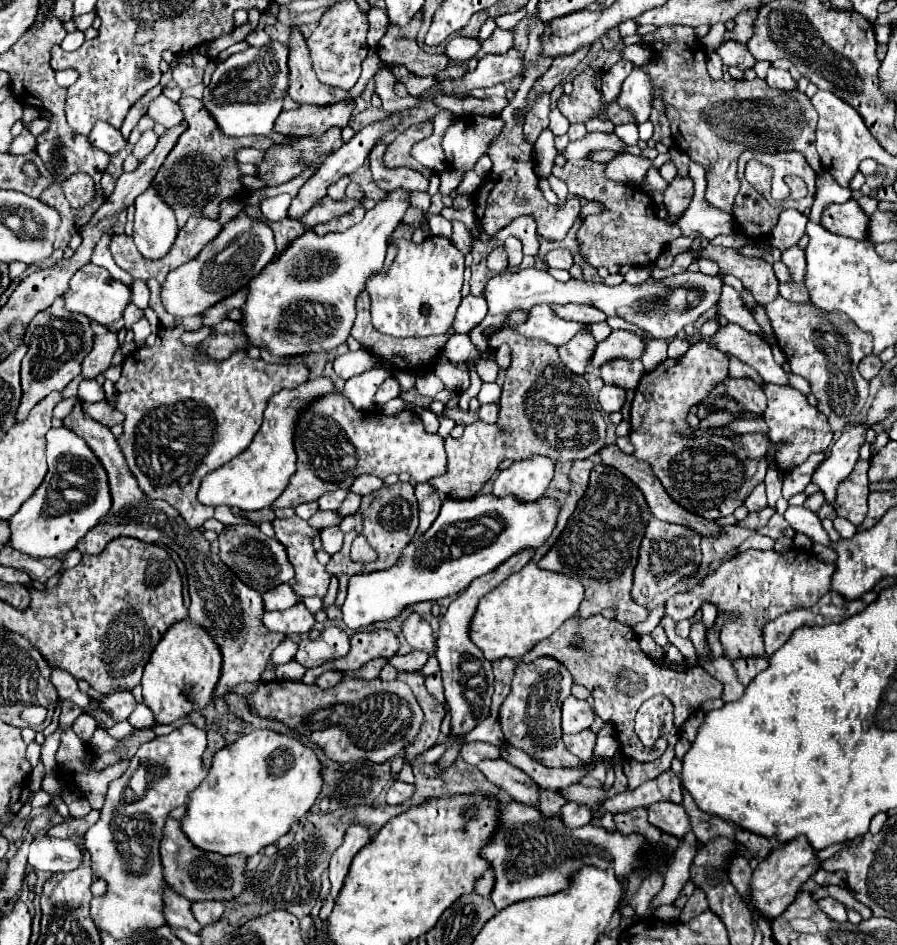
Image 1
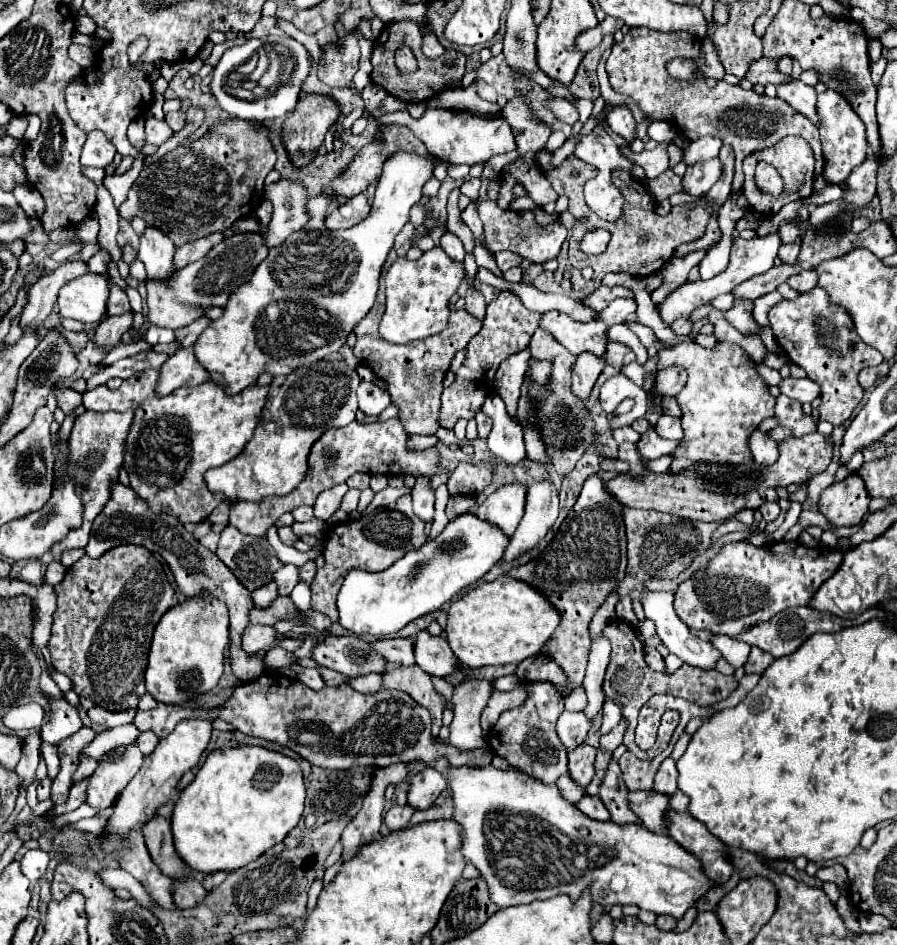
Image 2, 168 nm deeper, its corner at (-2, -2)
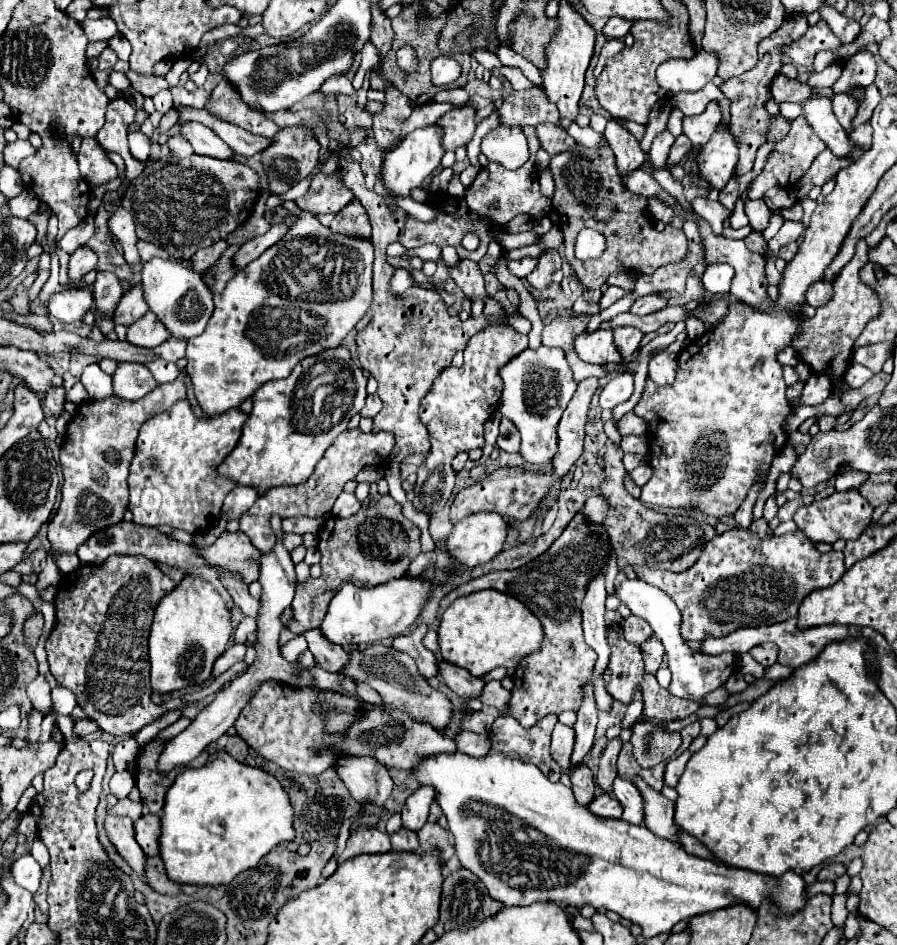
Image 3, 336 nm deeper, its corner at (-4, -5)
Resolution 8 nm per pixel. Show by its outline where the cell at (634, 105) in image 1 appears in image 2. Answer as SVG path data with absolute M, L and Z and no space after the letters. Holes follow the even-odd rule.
M616 106L612 112L610 112L610 116L608 116L608 126L616 132L616 134L620 134L622 138L626 138L628 140L628 144L632 142L632 138L634 138L634 132L636 132L636 120L634 120L634 116L632 116L632 112L630 112L630 108L628 106Z

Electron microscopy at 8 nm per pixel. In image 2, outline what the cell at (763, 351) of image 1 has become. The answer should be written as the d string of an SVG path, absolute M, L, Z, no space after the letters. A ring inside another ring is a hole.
M782 378L778 384L780 392L800 400L800 402L812 402L814 398L820 396L820 386L816 382L812 382L810 378Z

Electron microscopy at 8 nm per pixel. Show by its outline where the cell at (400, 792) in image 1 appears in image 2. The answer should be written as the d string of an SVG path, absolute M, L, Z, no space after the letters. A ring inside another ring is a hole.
M392 802L388 806L388 812L386 812L386 824L388 824L388 830L402 830L408 826L408 820L412 816L414 808L410 804L398 804L398 802Z

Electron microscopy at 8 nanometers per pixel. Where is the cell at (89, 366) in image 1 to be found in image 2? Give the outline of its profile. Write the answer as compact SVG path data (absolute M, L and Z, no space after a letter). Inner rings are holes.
M132 312L122 314L122 316L108 316L96 328L92 342L104 350L110 350L120 342L122 334L128 332L130 328L132 328Z

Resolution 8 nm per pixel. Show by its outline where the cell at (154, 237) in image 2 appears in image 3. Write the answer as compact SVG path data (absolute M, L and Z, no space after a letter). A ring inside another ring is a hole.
M154 257L148 263L144 263L142 287L150 311L156 313L156 317L160 317L164 327L170 331L170 337L192 339L204 331L214 311L214 303L212 303L212 291L208 289L208 285L204 285L200 273L186 269L174 261L164 261L160 257Z

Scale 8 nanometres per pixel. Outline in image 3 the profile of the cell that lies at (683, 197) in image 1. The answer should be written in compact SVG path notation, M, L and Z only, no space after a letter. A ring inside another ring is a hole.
M722 121L722 125L698 153L698 175L718 191L726 187L738 161L738 143L730 133L730 121Z

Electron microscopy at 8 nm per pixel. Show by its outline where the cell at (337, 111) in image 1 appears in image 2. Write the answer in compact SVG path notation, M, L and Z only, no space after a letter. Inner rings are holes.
M234 118L220 120L198 140L164 154L158 162L150 166L144 166L142 174L130 188L126 202L120 206L120 216L124 216L126 220L132 220L134 216L144 218L148 226L166 230L166 234L174 238L176 246L182 246L190 240L202 238L212 232L224 232L238 218L250 216L262 204L264 178L274 168L274 162L276 152L270 142L270 130L264 124Z

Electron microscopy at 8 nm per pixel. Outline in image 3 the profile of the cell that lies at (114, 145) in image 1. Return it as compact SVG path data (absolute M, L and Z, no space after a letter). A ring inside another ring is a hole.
M84 137L82 139L80 151L78 151L76 159L78 159L80 175L92 187L98 187L98 185L102 185L102 183L118 177L116 165L106 157L104 149L100 149L100 145L96 143L94 137Z

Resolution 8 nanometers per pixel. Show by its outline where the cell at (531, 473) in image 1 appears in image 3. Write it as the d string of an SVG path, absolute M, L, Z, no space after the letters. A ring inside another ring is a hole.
M474 513L454 525L446 551L452 557L450 569L474 569L488 563L502 551L508 525L498 513Z

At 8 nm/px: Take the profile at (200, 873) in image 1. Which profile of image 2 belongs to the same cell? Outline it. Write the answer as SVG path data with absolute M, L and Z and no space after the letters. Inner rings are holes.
M154 816L144 826L144 836L146 836L148 852L154 860L154 864L162 870L162 874L166 874L170 878L188 878L188 876L194 874L190 870L190 866L186 866L178 858L178 852L174 850L170 820L166 820L162 816Z

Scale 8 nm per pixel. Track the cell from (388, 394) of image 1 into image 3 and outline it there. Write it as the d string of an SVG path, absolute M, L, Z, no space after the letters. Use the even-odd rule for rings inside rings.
M374 393L374 395L368 395L366 405L364 405L364 409L360 411L360 417L374 417L380 409L382 409L382 401L380 401L380 397L378 397L376 393Z

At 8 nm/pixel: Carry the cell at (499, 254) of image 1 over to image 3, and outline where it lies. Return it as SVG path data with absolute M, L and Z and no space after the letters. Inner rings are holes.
M524 257L518 261L508 261L508 269L512 275L524 279L528 273L532 273L532 269L536 267L536 259L534 257Z

